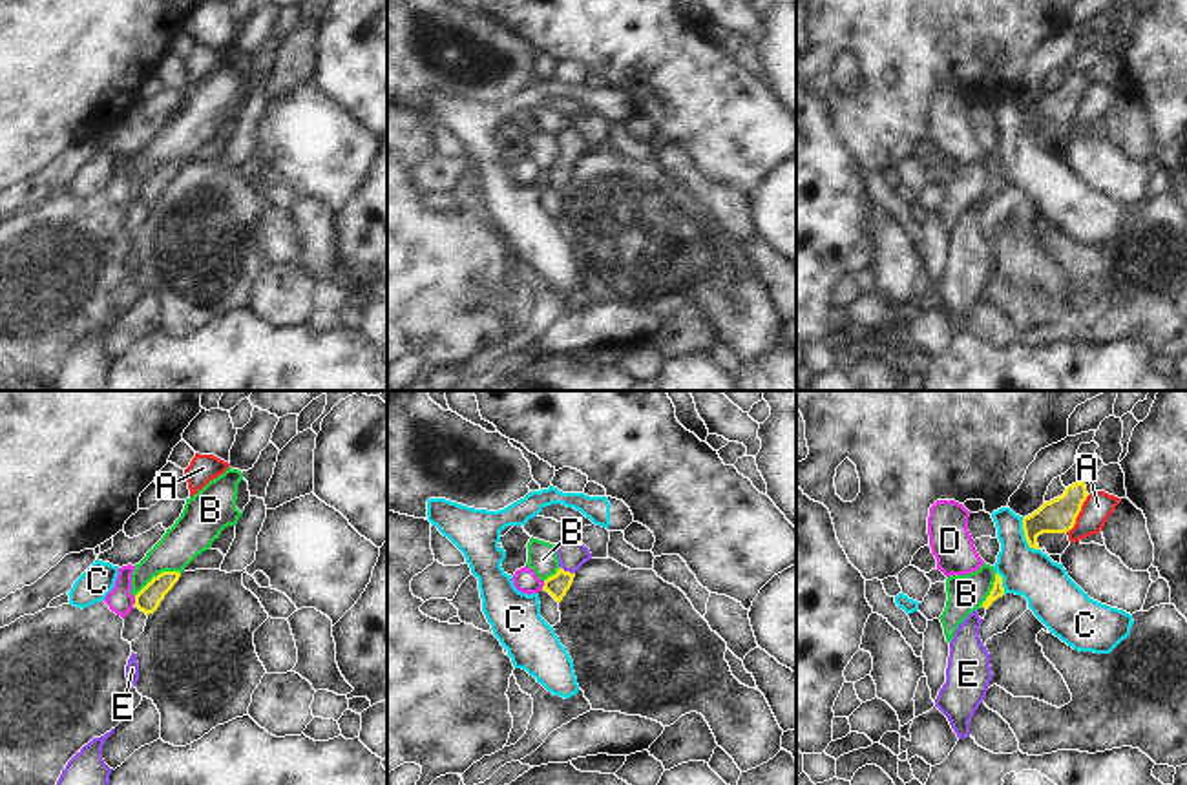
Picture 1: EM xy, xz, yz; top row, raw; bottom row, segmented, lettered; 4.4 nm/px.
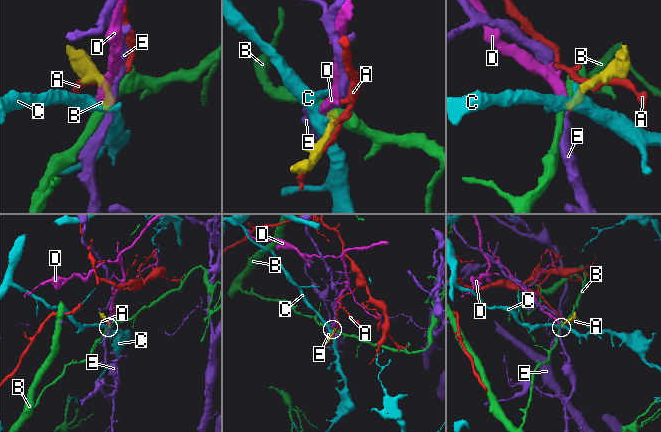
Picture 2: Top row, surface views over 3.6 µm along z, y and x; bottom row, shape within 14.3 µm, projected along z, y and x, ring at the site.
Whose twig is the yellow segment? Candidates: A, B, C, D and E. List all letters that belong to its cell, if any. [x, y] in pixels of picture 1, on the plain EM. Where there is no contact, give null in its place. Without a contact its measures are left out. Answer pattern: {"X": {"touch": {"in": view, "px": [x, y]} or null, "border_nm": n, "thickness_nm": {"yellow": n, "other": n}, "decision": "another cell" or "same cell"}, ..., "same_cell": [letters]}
{"A": {"touch": {"in": "yz", "px": [1078, 104]}, "border_nm": 200, "thickness_nm": {"yellow": 150, "other": 130}, "decision": "another cell"}, "B": {"touch": {"in": "xy", "px": [157, 167]}, "border_nm": 240, "thickness_nm": {"yellow": 110, "other": 190}, "decision": "another cell"}, "C": {"touch": {"in": "yz", "px": [1025, 128]}, "border_nm": 160, "thickness_nm": {"yellow": 150, "other": 220}, "decision": "another cell"}, "D": {"touch": {"in": "xy", "px": [136, 192]}, "border_nm": 40, "thickness_nm": {"yellow": 110, "other": 110}, "decision": "another cell"}, "E": {"touch": {"in": "xz", "px": [567, 163]}, "border_nm": 80, "thickness_nm": {"yellow": 100, "other": 120}, "decision": "same cell"}, "same_cell": ["E"]}

